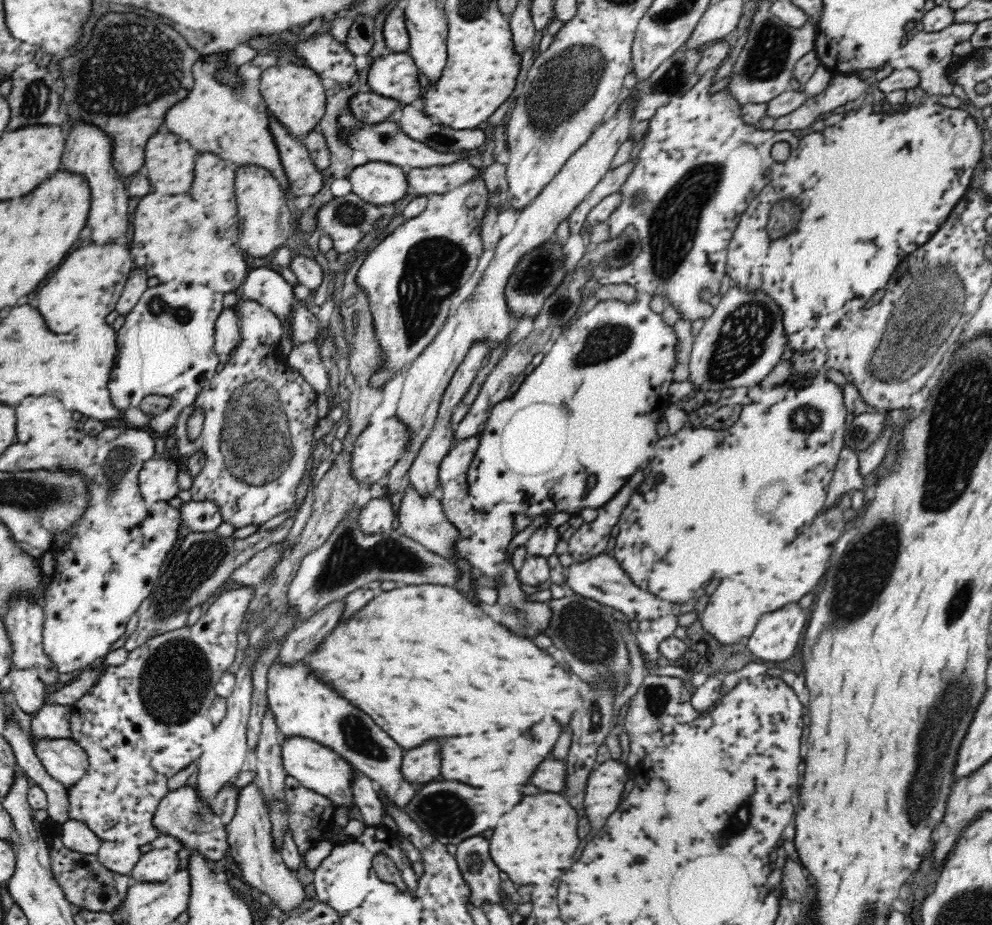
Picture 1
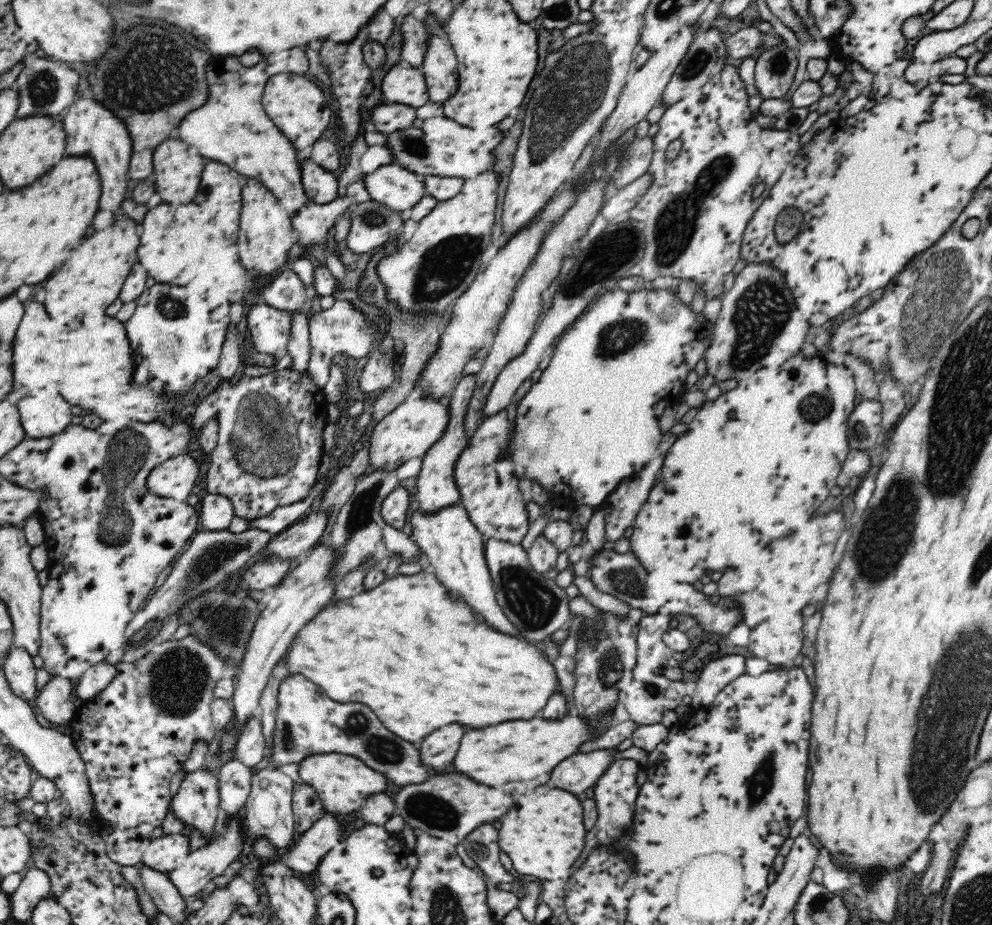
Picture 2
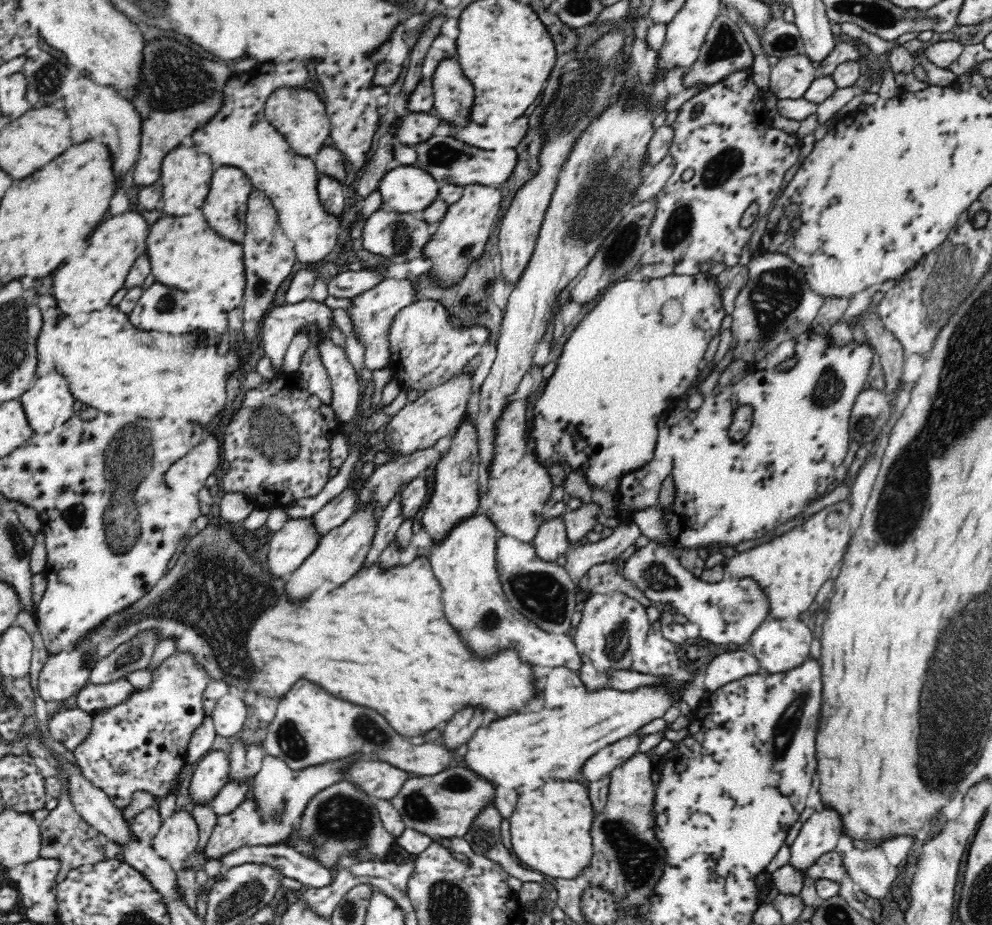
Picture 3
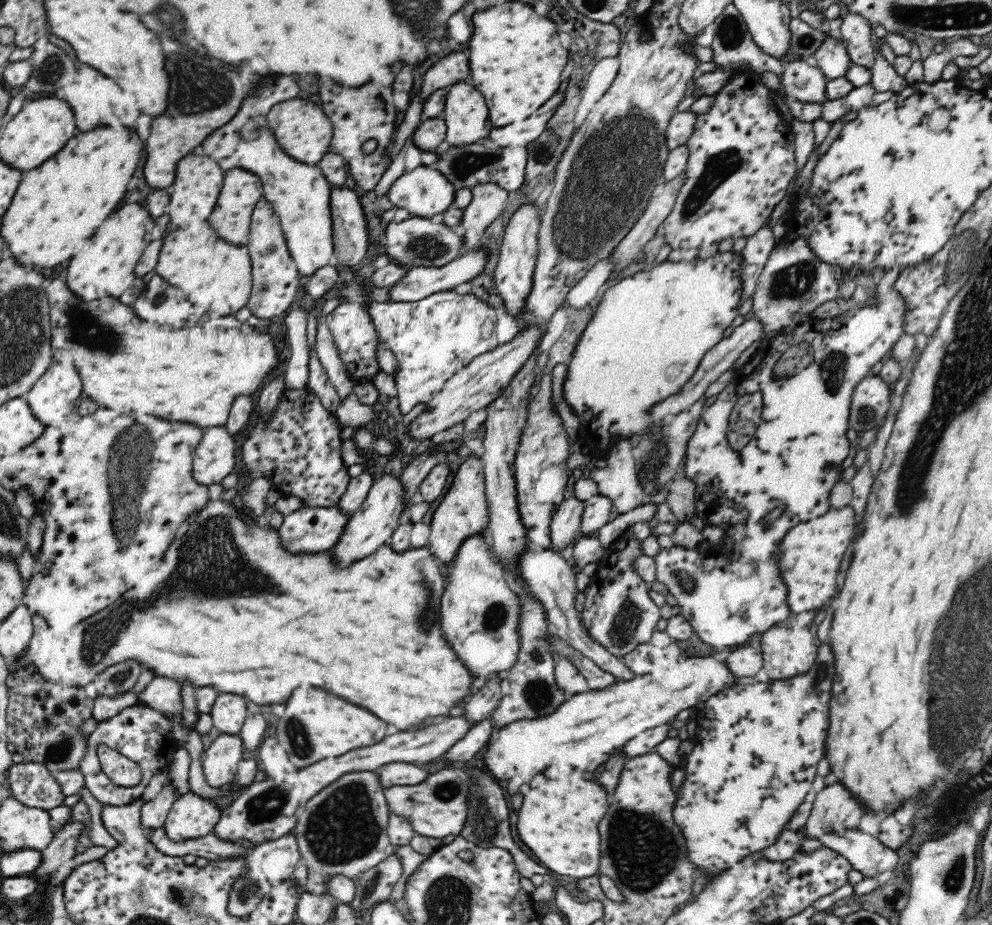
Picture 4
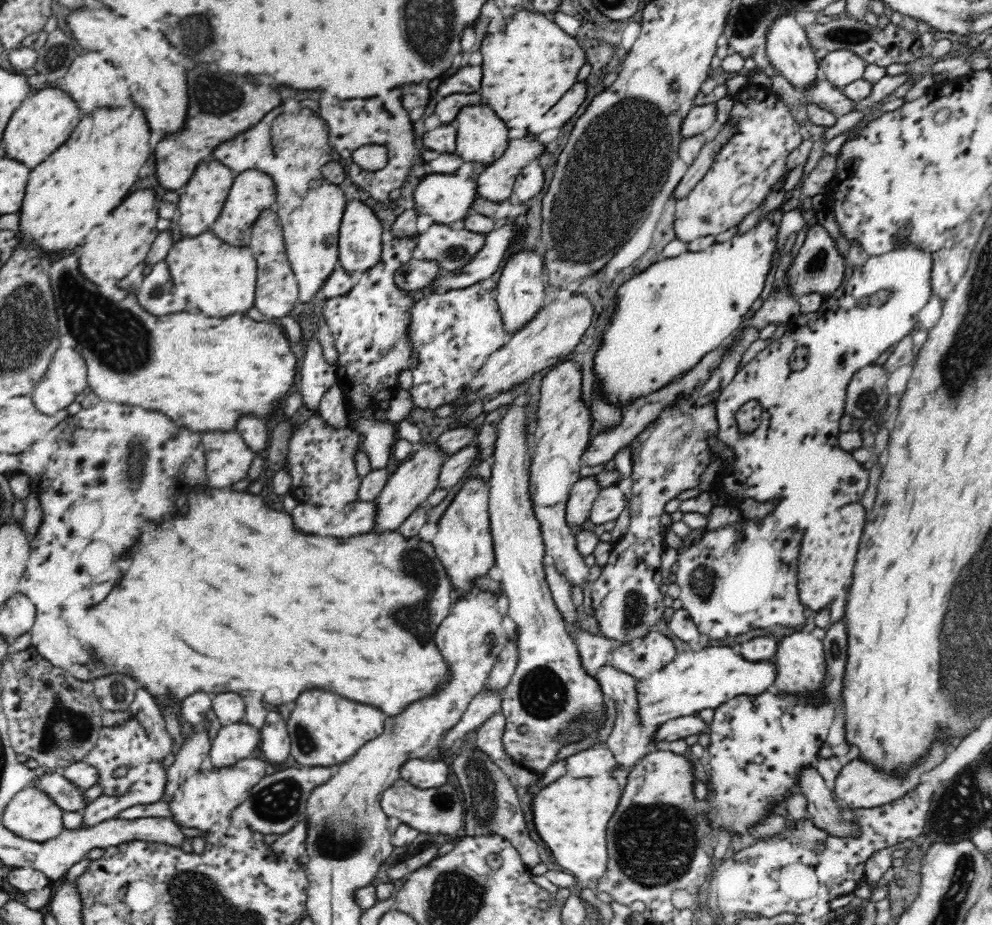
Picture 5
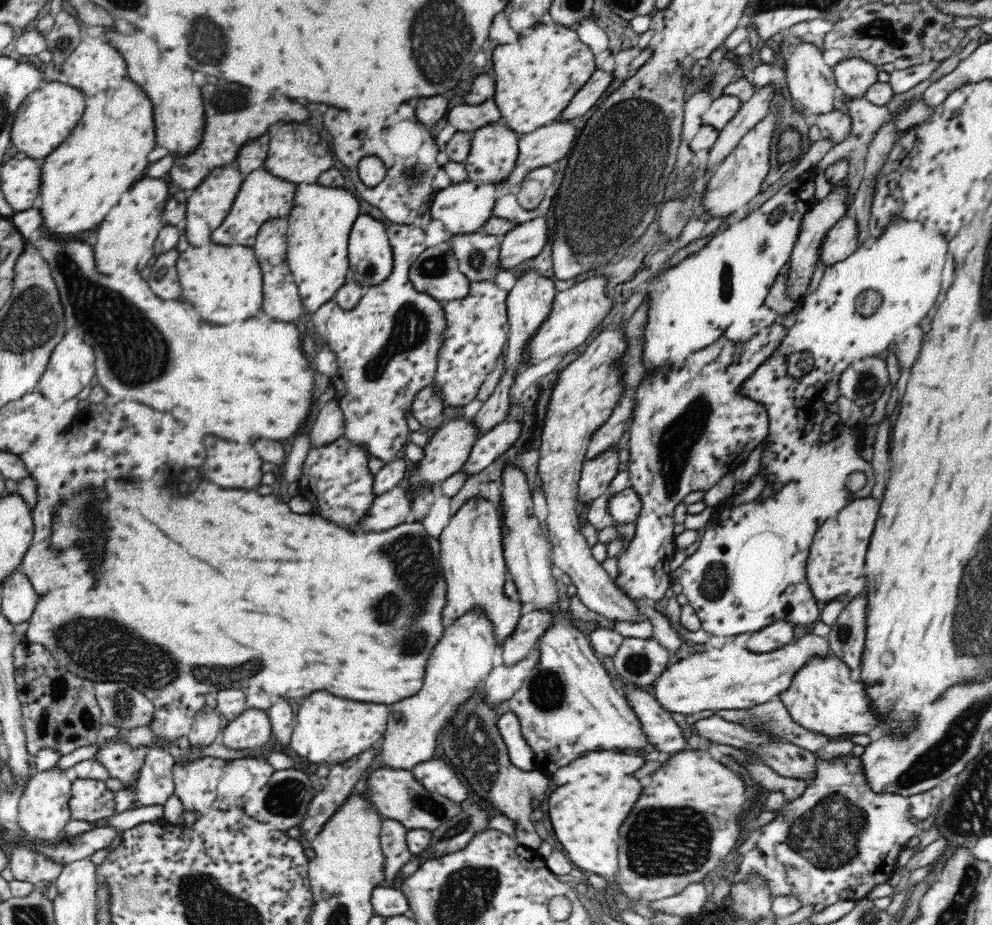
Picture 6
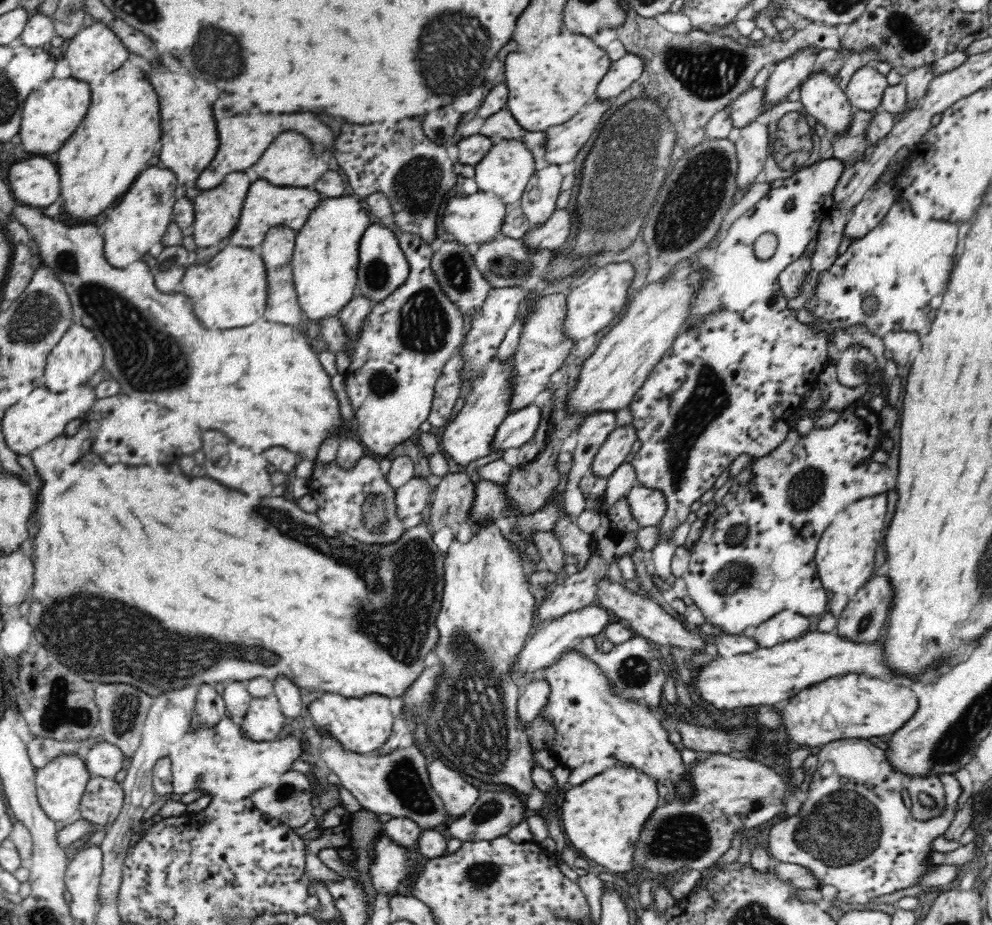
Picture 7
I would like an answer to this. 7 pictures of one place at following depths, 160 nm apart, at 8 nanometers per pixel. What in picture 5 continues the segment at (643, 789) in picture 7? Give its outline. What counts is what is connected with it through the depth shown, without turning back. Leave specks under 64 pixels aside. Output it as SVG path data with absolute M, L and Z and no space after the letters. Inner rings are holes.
M561 777L533 796L534 826L555 862L580 881L592 884L606 872L606 824L620 802L623 788L614 778Z

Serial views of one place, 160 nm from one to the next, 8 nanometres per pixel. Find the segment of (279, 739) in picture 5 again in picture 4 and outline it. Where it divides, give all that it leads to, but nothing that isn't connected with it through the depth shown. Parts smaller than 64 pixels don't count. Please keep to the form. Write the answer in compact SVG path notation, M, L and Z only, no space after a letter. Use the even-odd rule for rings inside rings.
M276 738L263 739L258 747L258 758L260 758L258 766L265 772L268 780L281 782L289 772L296 769Z

